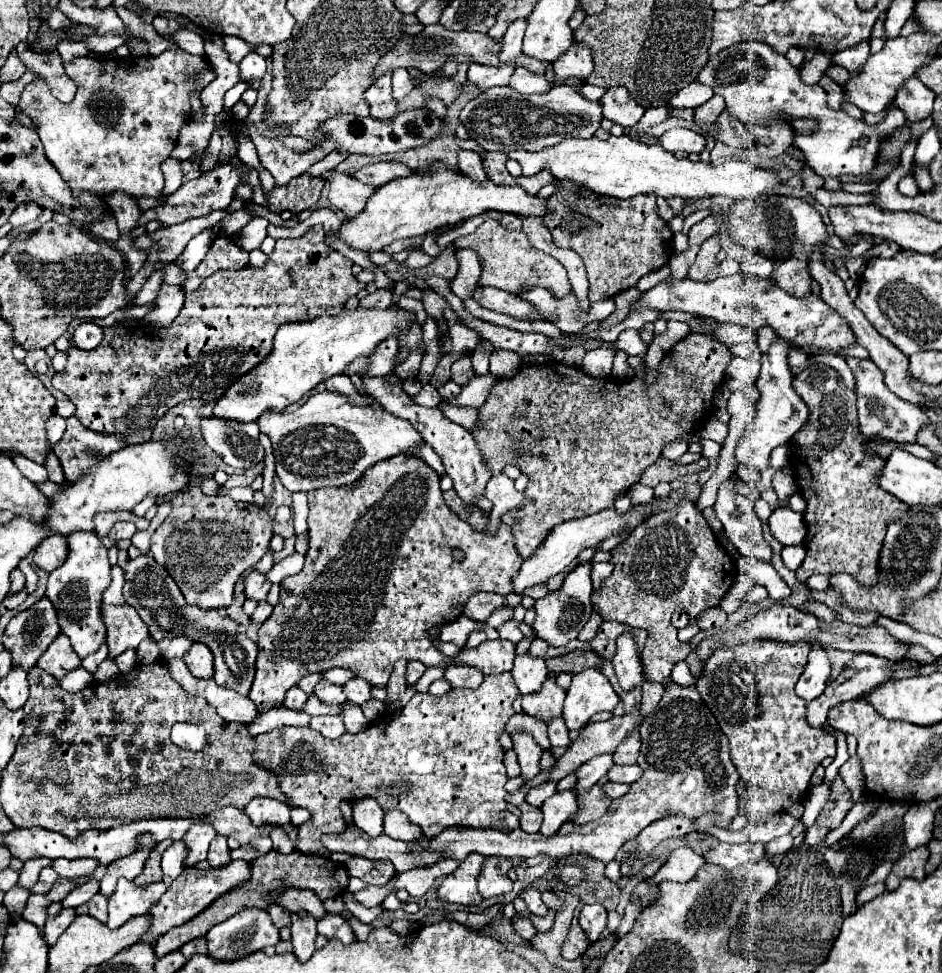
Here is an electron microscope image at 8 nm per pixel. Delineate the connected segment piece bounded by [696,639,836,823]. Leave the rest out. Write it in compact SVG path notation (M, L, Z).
M754 639L740 641L738 645L726 645L718 649L704 665L700 673L700 681L696 681L696 689L704 703L710 707L714 717L718 719L720 729L730 739L730 755L740 779L744 779L746 789L750 791L748 799L748 819L754 823L766 823L776 813L788 809L800 801L806 791L814 769L820 765L824 757L836 755L836 739L824 729L812 729L804 721L806 701L794 693L794 685L802 675L808 661L810 645L800 643L784 643L770 639Z

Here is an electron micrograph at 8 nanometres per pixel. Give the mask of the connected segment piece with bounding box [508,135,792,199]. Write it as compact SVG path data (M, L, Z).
M610 135L608 139L598 139L598 137L590 137L590 139L564 139L562 143L554 145L554 147L546 147L542 151L512 151L508 153L510 159L516 159L522 167L522 175L524 177L530 177L530 175L536 175L538 171L542 169L548 169L552 173L554 179L566 179L566 181L572 181L580 187L586 187L588 191L594 191L598 195L610 195L610 197L616 197L616 199L630 199L634 195L640 195L640 193L654 193L654 195L660 195L660 197L692 197L692 199L710 199L710 197L720 197L720 195L726 195L726 197L734 197L734 199L754 199L756 195L760 195L762 191L766 189L774 189L776 193L780 195L786 195L790 193L792 189L784 187L774 171L766 171L766 169L760 169L756 167L754 163L750 161L726 161L724 165L706 165L702 161L688 161L688 159L676 159L670 151L666 151L660 143L654 143L654 145L646 145L634 137L628 137L628 135L620 135L620 137L614 137Z

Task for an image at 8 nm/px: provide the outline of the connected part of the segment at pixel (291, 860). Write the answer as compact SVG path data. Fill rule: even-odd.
M270 851L268 855L254 859L250 863L252 877L244 885L238 885L232 891L218 897L216 901L212 901L212 905L208 905L208 909L198 913L198 917L194 917L192 921L180 925L176 929L170 929L164 937L160 937L160 941L154 945L156 957L164 957L164 955L180 949L184 943L188 943L192 939L198 939L198 937L204 937L208 933L208 929L212 929L214 925L226 921L228 917L244 911L244 909L264 909L266 911L276 901L276 893L282 893L284 887L288 887L288 889L292 889L292 887L294 889L310 889L322 901L342 895L348 887L346 867L340 865L340 863L334 863L330 859L322 859L322 863L318 859L320 857L310 857L310 855L304 855L300 851L292 851L288 855L282 855L278 851ZM310 859L314 859L314 861L310 861Z

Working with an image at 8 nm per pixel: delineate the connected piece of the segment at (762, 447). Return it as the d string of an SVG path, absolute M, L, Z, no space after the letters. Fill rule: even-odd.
M760 329L758 343L762 351L762 373L758 377L758 389L762 397L758 401L754 423L748 427L748 433L740 439L736 447L736 461L748 463L756 467L758 471L762 471L762 469L768 469L768 459L772 449L790 441L794 433L808 421L808 407L792 389L792 375L790 375L790 365L786 357L788 345L784 345L784 341L780 341L780 337L772 333L772 329Z

